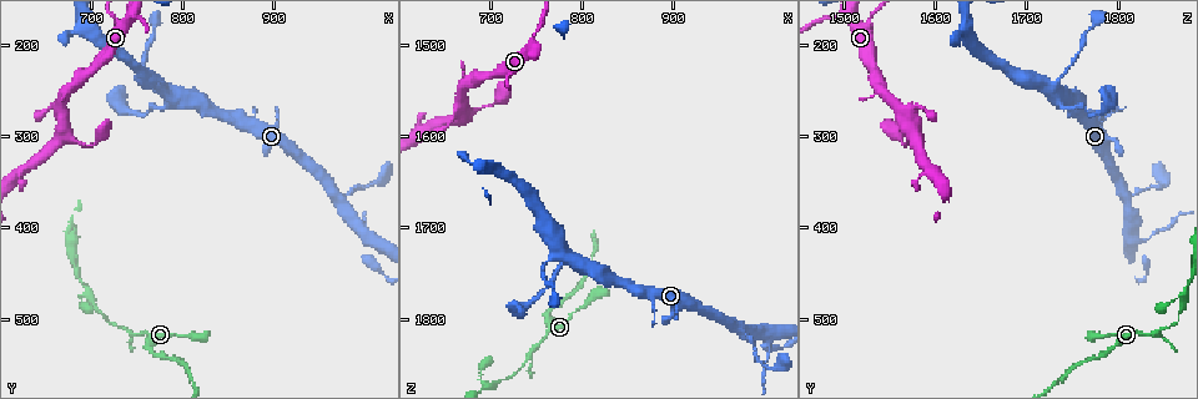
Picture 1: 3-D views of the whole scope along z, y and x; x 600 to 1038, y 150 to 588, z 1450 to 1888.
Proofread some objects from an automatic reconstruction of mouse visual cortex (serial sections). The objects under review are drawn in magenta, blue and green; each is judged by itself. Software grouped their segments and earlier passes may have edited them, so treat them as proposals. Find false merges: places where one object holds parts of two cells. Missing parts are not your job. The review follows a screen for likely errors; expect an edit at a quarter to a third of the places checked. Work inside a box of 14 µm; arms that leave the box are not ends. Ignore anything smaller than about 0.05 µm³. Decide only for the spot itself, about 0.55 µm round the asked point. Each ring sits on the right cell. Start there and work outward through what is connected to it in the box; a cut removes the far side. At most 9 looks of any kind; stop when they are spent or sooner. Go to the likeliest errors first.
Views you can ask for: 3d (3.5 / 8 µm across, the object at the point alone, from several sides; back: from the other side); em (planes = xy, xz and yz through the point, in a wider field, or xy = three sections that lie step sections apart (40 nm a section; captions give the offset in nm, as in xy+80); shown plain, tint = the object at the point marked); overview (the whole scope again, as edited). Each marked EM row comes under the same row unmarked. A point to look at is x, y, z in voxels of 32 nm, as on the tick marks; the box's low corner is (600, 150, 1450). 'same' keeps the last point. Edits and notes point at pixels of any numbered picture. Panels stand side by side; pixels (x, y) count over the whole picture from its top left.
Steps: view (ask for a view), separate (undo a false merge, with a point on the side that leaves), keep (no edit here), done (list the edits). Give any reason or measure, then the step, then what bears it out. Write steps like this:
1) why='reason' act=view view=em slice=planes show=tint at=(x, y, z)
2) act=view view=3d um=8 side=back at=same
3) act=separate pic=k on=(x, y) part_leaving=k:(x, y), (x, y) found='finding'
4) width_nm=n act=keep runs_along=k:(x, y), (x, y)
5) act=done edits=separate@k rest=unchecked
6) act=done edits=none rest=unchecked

why='abrupt turn' act=view view=3d um=8 at=(690, 475, 1865)

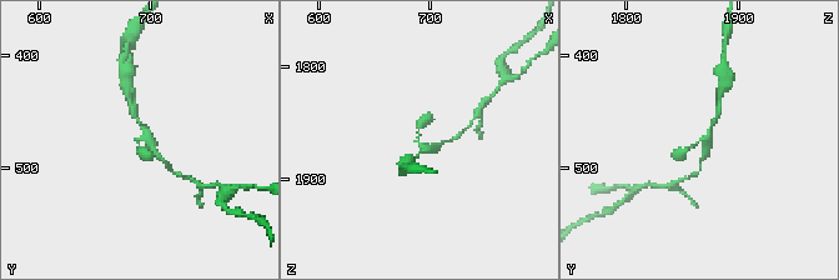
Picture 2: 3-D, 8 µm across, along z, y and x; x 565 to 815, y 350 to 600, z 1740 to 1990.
act=view view=em slice=xy step=2 show=tint at=(690, 472, 1868)

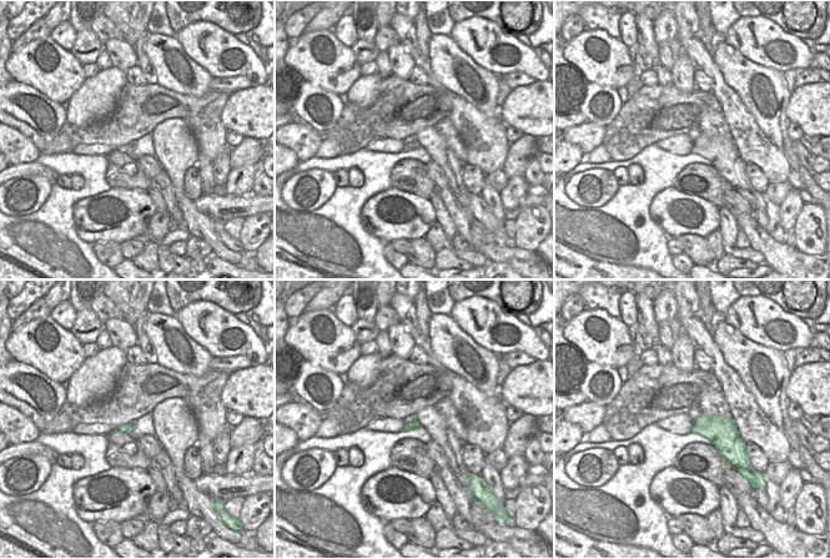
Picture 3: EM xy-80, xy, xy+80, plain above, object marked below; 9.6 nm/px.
act=keep found='one cell here'

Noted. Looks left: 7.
why='small branch off a trunk' act=view view=3d um=3.5 at=(785, 260, 1735)

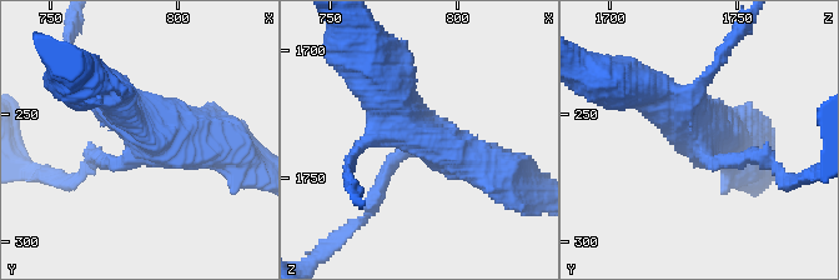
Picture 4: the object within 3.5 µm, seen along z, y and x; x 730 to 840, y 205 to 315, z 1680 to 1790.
act=view view=em slice=planes show=tint at=(788, 262, 1735)

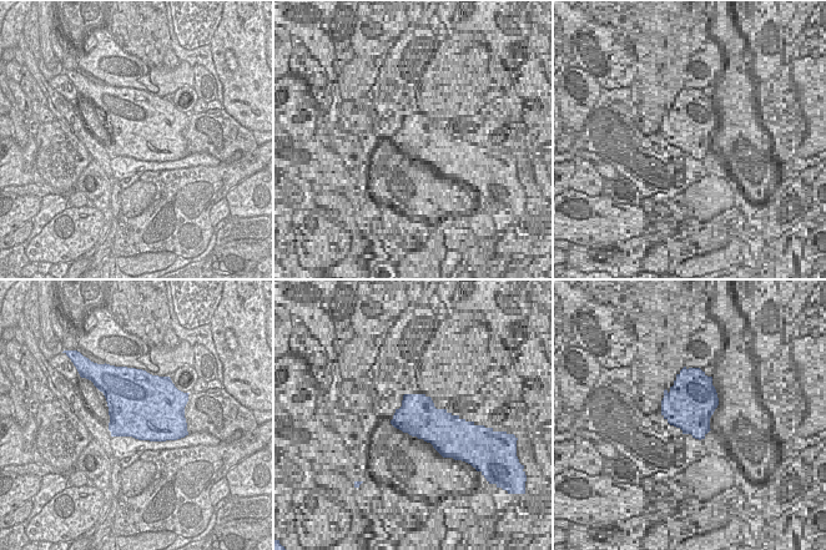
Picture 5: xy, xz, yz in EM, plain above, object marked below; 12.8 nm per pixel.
arms=4 arm_widths_nm=150,250,500,500 act=keep runs_along=4:(505, 173), (431, 141), (385, 86) found='one cell here'

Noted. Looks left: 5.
why='arms part here' act=view view=3d um=3.5 at=(665, 275, 1570)

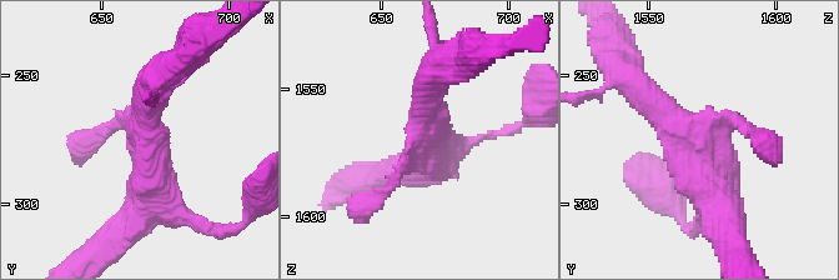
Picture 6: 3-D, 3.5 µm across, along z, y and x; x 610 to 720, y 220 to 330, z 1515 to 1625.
arms=3 arm_widths_nm=150,400,600 act=view view=em slice=xy step=2 show=tint at=(665, 274, 1568)

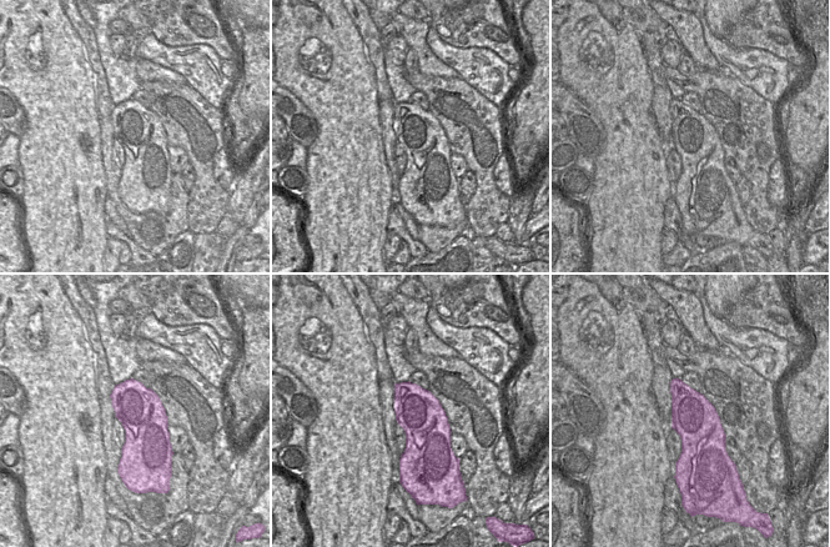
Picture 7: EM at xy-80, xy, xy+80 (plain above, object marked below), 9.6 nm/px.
act=keep runs_along=6:(633, 83), (694, 136), (723, 209) found='one cell here'

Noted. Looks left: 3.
why='branch point' act=view view=3d um=3.5 at=(1005, 415, 1815)

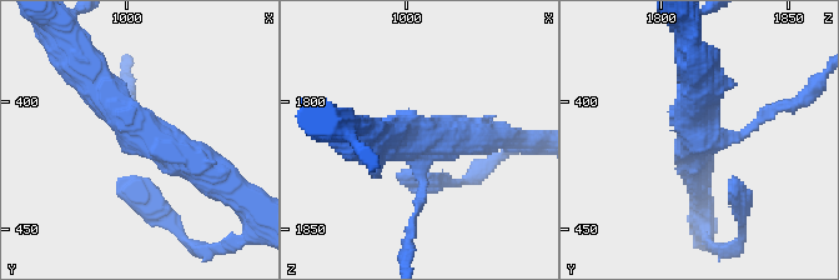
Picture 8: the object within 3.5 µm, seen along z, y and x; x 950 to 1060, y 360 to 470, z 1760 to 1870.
act=separate pic=8 on=(773, 110) found='two cells meet here'

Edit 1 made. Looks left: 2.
act=done edits=separate@8 rest=unchecked

